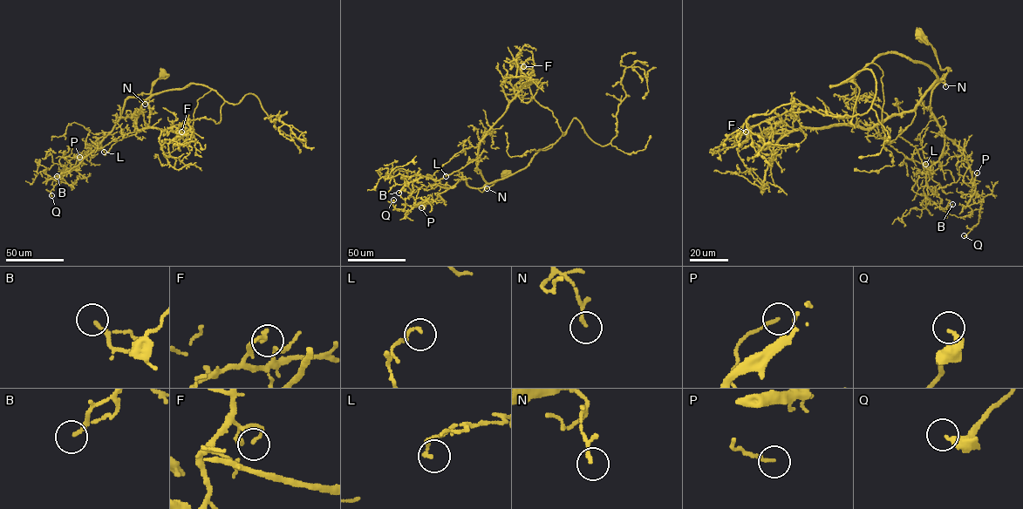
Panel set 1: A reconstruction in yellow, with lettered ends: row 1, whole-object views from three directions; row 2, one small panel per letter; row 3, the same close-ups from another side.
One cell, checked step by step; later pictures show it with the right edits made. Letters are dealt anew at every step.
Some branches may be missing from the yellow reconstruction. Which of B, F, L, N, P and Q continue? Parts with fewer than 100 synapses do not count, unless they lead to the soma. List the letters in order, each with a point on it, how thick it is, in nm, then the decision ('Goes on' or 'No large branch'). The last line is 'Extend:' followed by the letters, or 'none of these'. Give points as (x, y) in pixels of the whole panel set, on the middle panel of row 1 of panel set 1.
B: Place: (398, 193). Thickness 120 nm. No large branch
F: Place: (523, 66). Thickness 120 nm. No large branch
L: Place: (446, 176). Thickness 150 nm. No large branch
N: Place: (487, 188). Thickness 100 nm. No large branch
P: Place: (421, 207). Thickness 130 nm. No large branch
Q: Place: (393, 200). Thickness 280 nm. No large branch
Extend: none of these

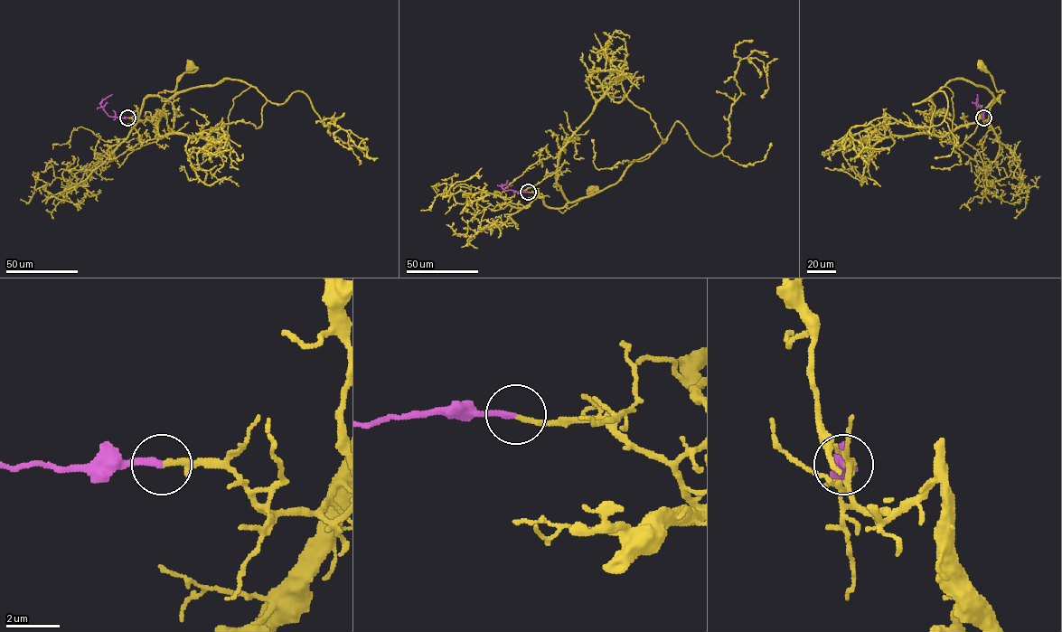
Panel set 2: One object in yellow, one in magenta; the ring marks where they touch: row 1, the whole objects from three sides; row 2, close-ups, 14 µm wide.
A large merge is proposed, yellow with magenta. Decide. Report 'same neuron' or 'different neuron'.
same neuron

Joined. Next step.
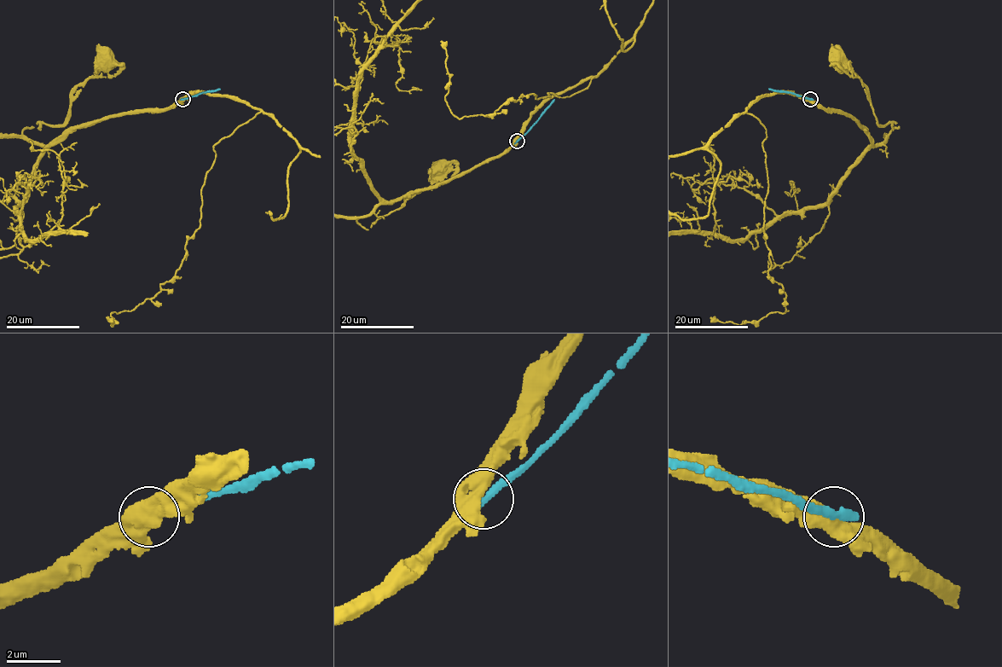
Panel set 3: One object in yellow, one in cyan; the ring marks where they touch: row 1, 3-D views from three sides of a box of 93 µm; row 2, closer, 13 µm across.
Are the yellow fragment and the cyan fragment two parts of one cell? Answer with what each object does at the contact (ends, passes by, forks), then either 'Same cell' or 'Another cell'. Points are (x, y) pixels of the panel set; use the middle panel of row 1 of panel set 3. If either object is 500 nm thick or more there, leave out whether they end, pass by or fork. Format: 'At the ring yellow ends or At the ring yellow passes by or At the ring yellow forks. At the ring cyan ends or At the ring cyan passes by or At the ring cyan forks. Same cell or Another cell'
Another cell

